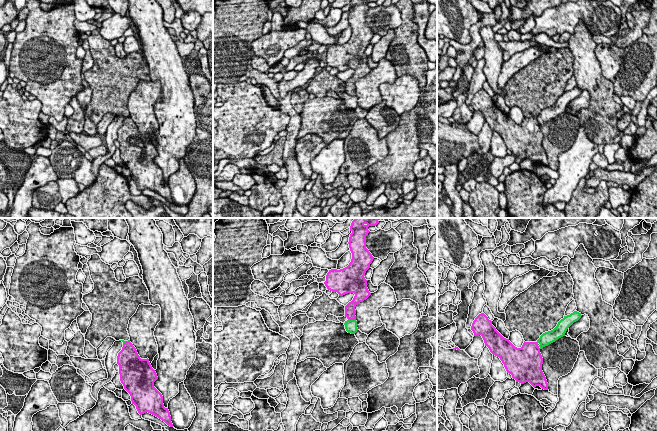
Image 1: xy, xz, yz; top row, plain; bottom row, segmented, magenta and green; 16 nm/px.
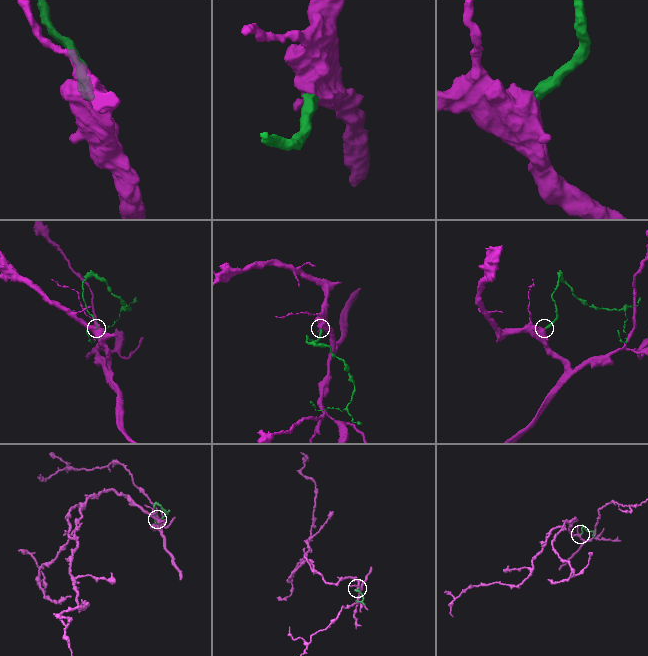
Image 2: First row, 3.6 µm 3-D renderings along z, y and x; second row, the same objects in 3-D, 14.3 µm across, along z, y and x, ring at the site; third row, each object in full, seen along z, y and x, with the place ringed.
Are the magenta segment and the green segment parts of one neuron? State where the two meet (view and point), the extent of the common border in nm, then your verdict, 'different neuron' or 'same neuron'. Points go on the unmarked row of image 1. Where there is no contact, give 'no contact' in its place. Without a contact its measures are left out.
contact xz (351, 95); length 150 nm; same neuron

